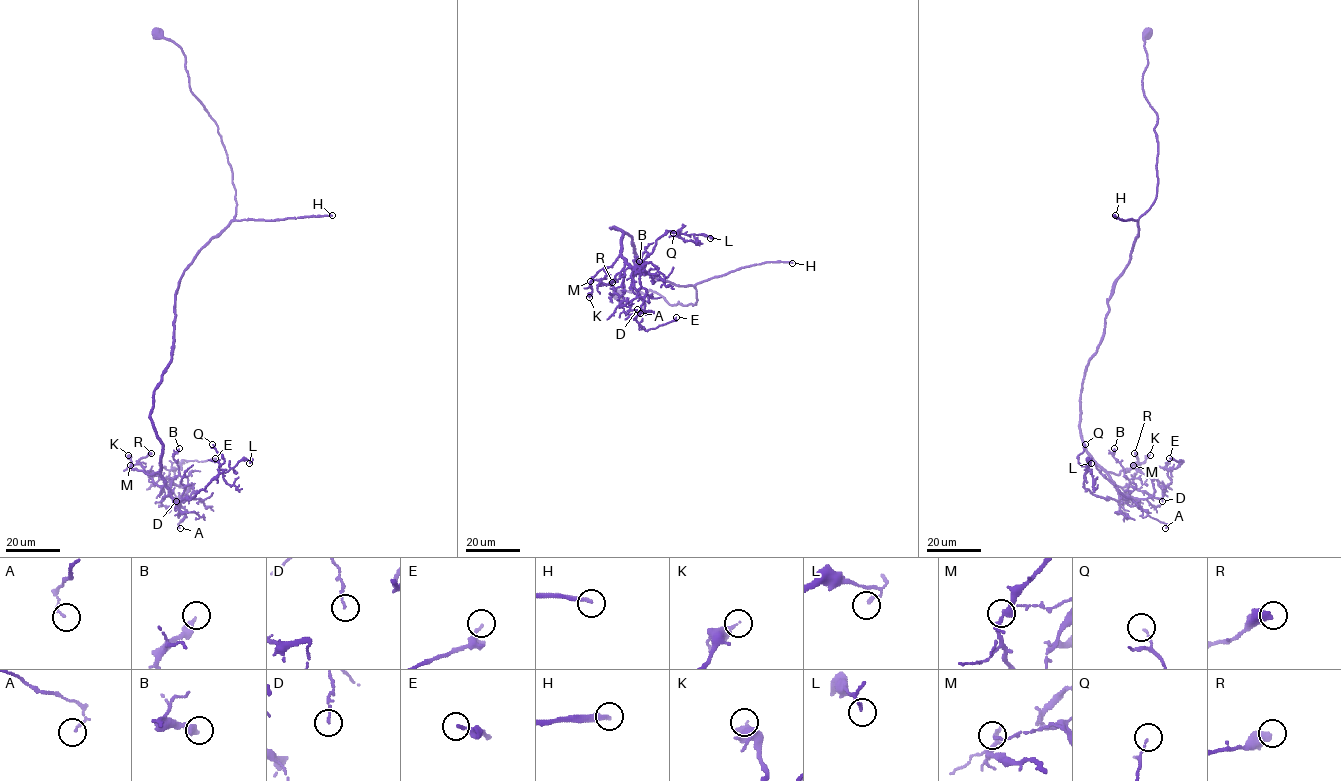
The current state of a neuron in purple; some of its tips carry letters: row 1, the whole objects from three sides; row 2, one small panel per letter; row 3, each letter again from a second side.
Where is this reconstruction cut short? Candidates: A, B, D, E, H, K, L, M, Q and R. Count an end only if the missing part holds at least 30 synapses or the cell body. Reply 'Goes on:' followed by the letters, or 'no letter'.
Goes on: H

